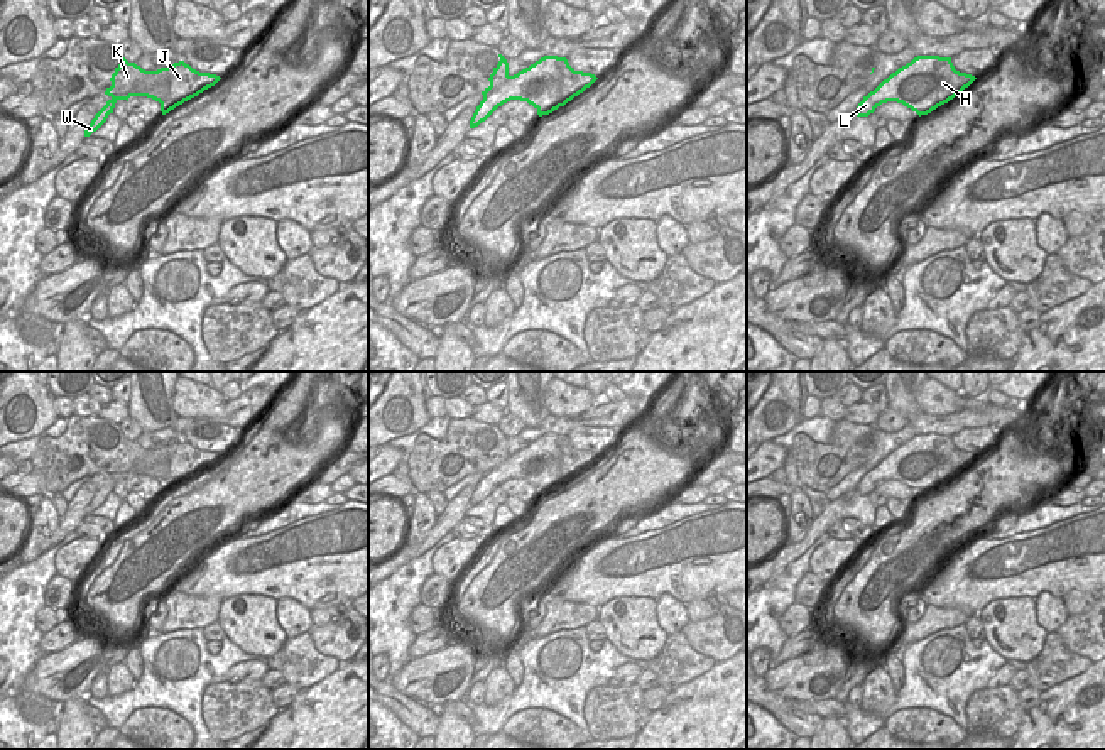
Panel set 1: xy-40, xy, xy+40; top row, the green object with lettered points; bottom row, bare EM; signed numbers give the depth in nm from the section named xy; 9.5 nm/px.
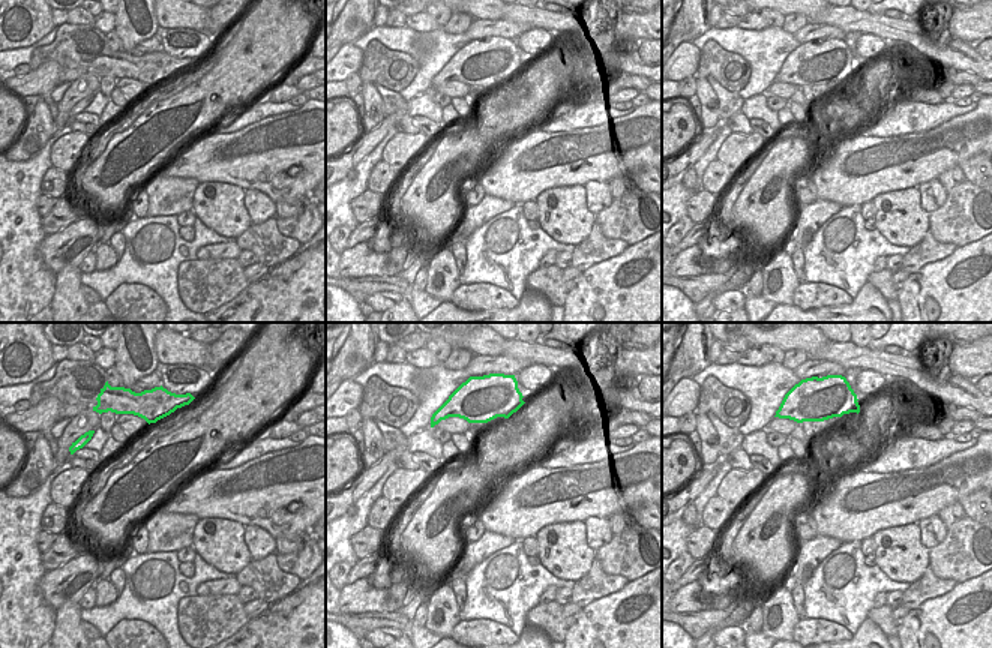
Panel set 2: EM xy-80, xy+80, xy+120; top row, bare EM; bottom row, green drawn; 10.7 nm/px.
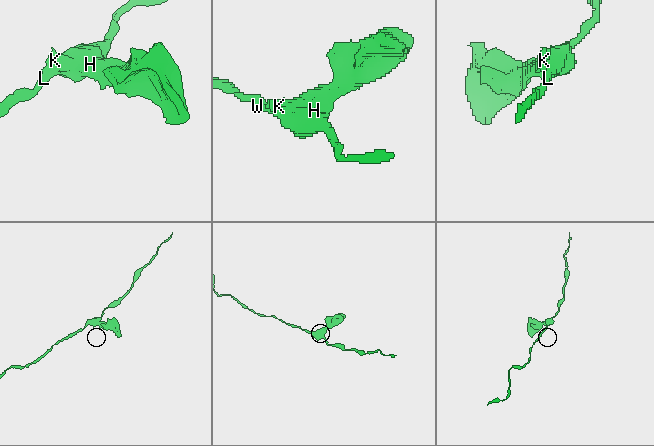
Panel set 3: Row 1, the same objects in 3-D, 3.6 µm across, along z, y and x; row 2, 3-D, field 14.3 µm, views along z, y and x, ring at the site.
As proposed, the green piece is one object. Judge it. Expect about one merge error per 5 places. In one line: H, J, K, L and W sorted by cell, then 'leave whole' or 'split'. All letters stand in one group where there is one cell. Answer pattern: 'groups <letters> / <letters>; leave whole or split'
groups H K L W / J; split

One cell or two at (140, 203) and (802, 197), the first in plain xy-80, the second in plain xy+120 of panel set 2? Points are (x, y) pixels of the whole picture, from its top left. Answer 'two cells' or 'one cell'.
one cell

